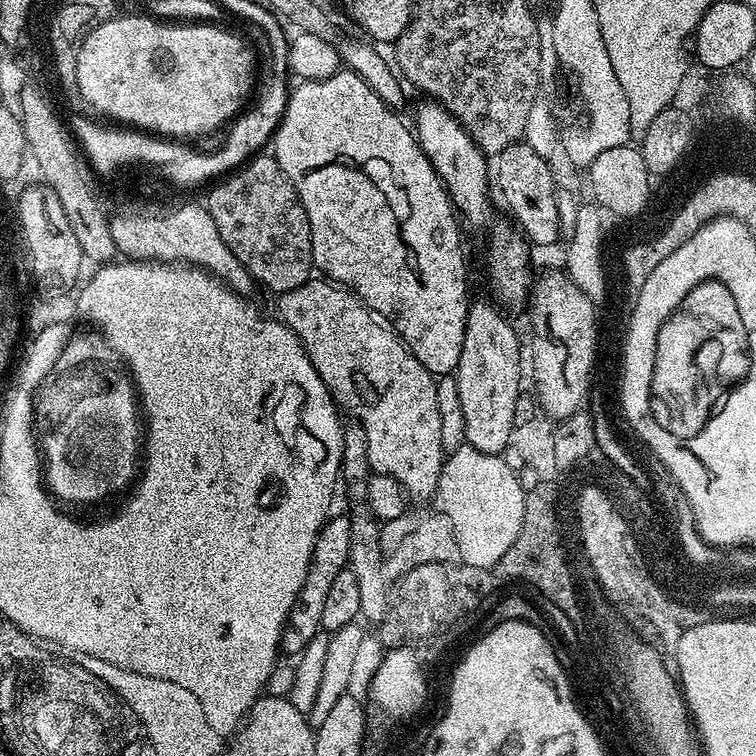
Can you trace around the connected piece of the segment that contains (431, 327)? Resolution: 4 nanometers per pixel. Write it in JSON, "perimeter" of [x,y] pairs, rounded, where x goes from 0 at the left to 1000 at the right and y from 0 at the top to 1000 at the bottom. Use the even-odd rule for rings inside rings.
{"perimeter":[[[448,93],[430,106],[402,106],[393,111],[393,116],[390,112],[381,123],[381,139],[369,167],[365,168],[365,177],[357,187],[357,201],[364,206],[381,239],[389,246],[405,278],[405,288],[410,288],[413,348],[417,358],[427,362],[439,374],[464,384],[488,413],[499,419],[512,421],[519,438],[533,450],[536,458],[548,468],[548,474],[553,474],[553,479],[558,479],[558,484],[563,484],[563,489],[571,493],[573,499],[581,500],[602,493],[606,474],[611,474],[611,452],[616,442],[622,390],[619,392],[619,354],[614,351],[614,323],[608,319],[610,292],[603,276],[598,274],[593,250],[587,247],[574,220],[556,197],[546,171],[541,165],[538,169],[524,155],[525,149],[508,138],[505,130],[500,130],[500,124],[489,119],[489,114],[484,114],[479,103],[474,103],[474,98]]]}

